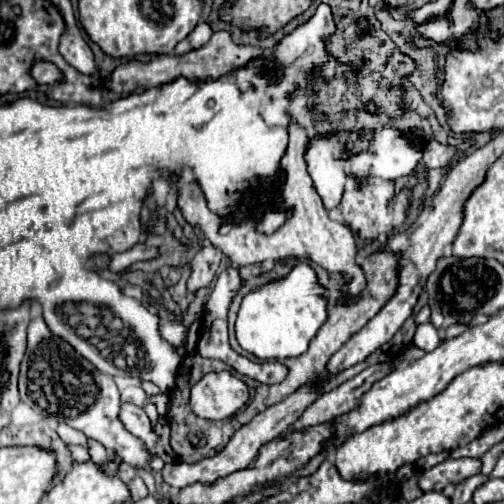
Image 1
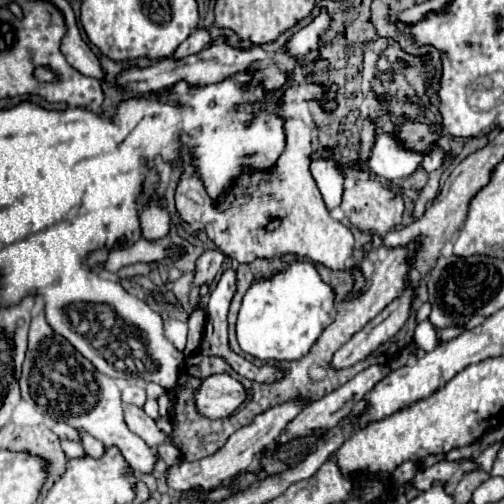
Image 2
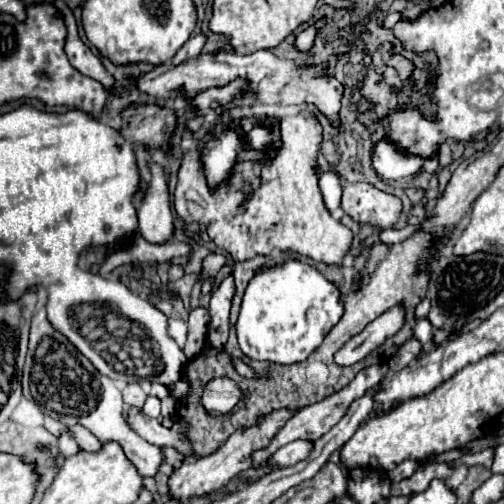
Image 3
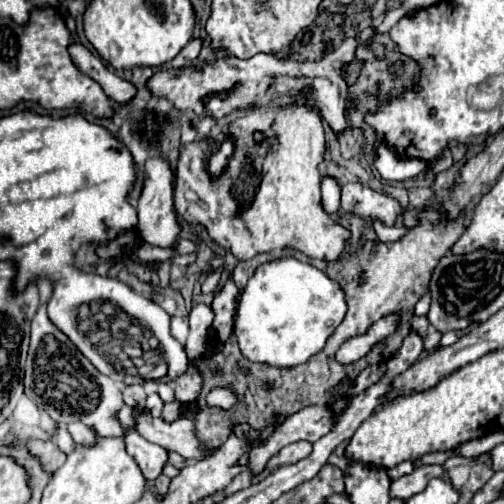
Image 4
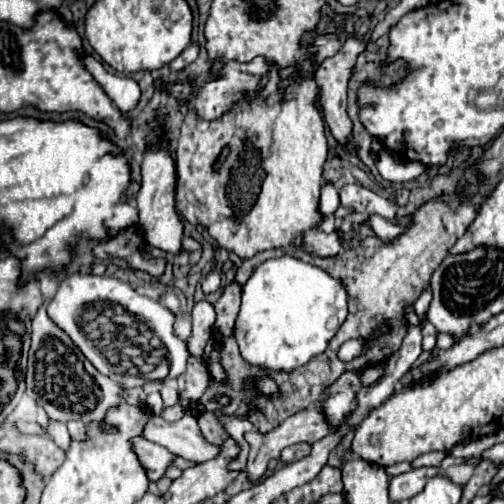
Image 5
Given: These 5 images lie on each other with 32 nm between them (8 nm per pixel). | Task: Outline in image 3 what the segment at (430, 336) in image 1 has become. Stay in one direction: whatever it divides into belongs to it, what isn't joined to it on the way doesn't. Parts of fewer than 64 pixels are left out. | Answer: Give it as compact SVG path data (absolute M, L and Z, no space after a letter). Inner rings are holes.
M418 318L416 324L414 324L414 334L416 334L416 338L422 342L424 352L432 348L432 332L430 332L430 328L432 328L432 324L430 324L426 318L424 318L424 320Z

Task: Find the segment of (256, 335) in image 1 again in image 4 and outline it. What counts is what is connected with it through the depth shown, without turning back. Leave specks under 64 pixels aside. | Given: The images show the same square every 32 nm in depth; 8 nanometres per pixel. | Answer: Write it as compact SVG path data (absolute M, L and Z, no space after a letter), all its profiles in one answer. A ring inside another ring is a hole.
M278 258L256 268L248 280L234 324L240 352L250 362L264 362L274 368L306 364L320 352L346 316L346 294L340 284L322 270L296 258Z

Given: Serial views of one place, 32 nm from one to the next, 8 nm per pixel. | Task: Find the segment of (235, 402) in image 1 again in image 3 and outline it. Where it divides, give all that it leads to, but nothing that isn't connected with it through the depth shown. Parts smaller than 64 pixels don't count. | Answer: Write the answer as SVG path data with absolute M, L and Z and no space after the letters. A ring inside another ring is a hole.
M214 380L204 392L204 408L210 414L226 414L240 402L240 388L232 380Z

